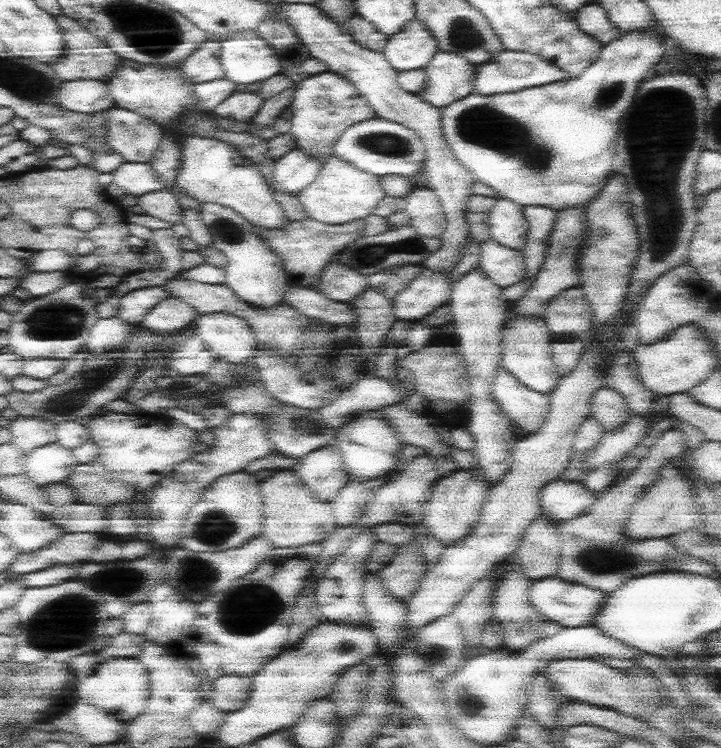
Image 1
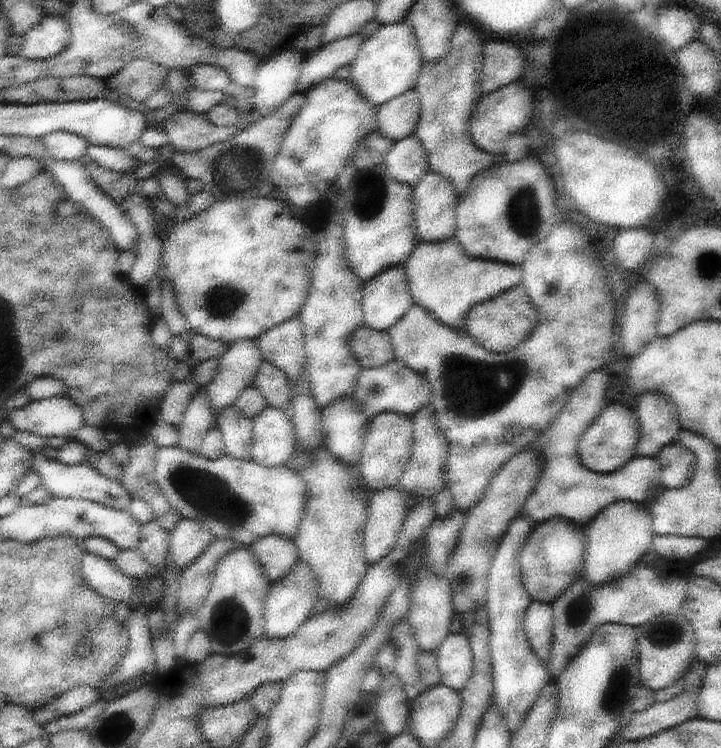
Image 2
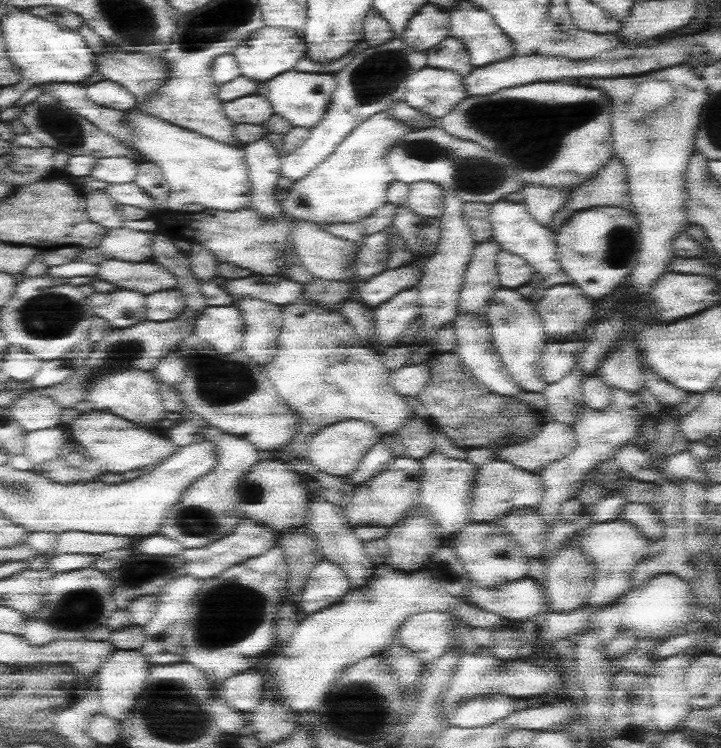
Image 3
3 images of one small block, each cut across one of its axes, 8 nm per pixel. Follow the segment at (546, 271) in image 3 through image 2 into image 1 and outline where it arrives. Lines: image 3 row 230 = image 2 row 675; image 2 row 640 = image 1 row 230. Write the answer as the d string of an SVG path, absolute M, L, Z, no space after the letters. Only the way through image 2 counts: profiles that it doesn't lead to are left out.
M497 200L487 214L489 218L489 236L495 244L501 244L511 250L521 250L527 242L529 224L523 214L523 206L511 200Z

